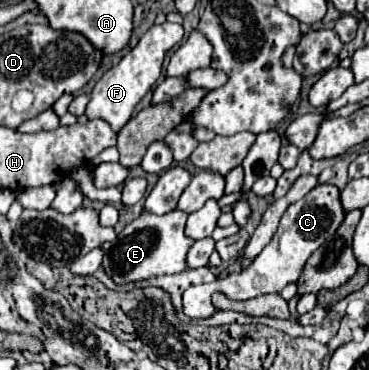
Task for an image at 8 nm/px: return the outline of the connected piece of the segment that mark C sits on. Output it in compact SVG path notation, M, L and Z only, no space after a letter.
M318 184L314 190L306 194L306 198L294 202L286 210L274 238L252 260L252 266L248 266L248 270L216 278L210 284L190 286L182 296L184 314L188 314L190 318L208 318L214 312L214 306L210 306L210 296L214 292L222 292L232 300L248 300L260 294L280 292L286 284L298 280L306 260L312 256L312 252L316 252L322 246L326 238L330 238L338 230L344 216L346 216L346 210L340 204L340 190L334 184Z

